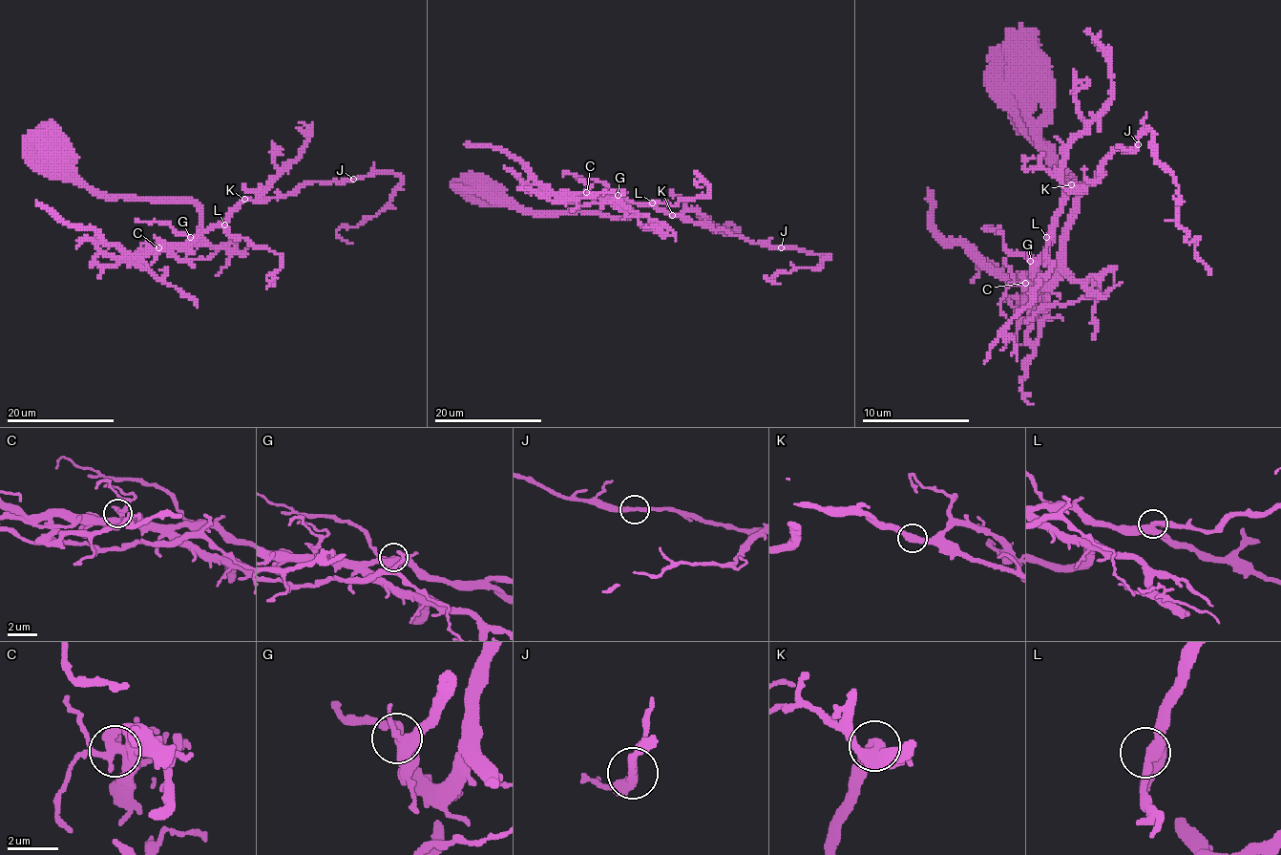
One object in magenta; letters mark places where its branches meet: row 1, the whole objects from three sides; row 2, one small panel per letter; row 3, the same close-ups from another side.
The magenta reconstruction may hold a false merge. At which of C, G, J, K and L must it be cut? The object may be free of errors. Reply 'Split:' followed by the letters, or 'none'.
Split: none

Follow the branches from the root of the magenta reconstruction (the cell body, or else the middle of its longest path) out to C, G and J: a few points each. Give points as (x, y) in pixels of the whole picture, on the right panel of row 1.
C: (1017, 77), (1025, 82), (1022, 115), (1068, 172), (1065, 182), (1079, 190), (1060, 268), (1049, 280), (1025, 283)
G: (1017, 77), (1025, 82), (1022, 115), (1068, 172), (1065, 182), (1079, 190), (1060, 268), (1041, 280), (1030, 261)
J: (1017, 77), (1022, 115), (1079, 190), (1060, 268), (1041, 280), (1036, 264), (1062, 199), (1138, 144)

